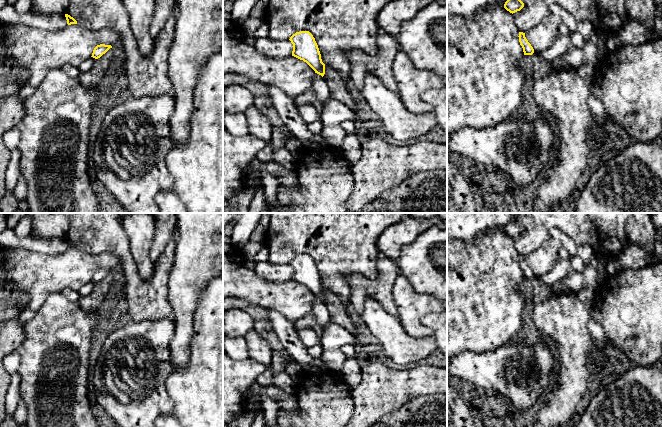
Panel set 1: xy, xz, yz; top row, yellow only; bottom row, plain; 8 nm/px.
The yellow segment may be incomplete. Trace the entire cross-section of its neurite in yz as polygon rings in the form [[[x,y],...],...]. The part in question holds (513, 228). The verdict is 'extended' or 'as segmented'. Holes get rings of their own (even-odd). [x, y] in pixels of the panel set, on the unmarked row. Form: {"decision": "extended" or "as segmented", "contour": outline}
{"decision": "as segmented", "contour": [[[512,213],[510,222],[504,228],[504,232],[512,238],[524,231],[524,227],[516,220],[515,214]]]}

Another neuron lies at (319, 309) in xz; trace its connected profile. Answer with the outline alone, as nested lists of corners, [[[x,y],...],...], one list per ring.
[[[314,297],[312,313],[315,315],[322,329],[324,329],[331,322],[330,315],[326,305],[321,299],[317,297]]]

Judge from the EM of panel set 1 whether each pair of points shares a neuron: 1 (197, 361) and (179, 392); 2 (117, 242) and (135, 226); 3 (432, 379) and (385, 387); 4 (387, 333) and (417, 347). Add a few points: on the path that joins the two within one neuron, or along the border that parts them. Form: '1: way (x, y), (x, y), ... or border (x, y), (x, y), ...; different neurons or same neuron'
1: way (197, 369), (197, 374), (187, 384); same neuron
2: border (120, 223), (128, 238), (132, 257); different neurons
3: way (420, 380), (397, 387); same neuron
4: way (394, 340), (401, 347), (410, 347); same neuron

